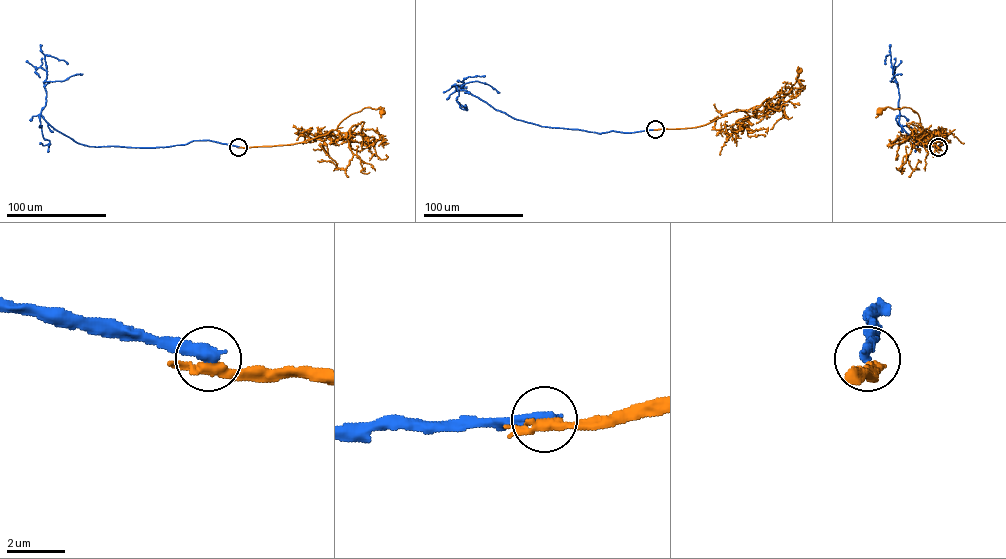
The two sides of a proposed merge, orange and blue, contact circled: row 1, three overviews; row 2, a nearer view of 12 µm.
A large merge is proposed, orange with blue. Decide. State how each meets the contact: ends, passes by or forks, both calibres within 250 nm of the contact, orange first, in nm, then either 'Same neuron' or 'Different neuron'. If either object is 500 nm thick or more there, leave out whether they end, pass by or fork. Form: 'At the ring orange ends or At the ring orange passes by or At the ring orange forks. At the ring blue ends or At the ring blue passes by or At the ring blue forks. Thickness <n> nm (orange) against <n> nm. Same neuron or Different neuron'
At the ring orange passes by. At the ring blue ends. Thickness 280 nm (orange) against 440 nm. Different neuron

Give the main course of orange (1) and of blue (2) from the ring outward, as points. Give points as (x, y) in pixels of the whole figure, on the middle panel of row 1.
1: (655, 129), (696, 127), (736, 109), (753, 116), (755, 111), (778, 104), (794, 84), (799, 70)
2: (655, 129), (597, 133), (514, 119), (467, 91), (458, 90), (463, 90), (465, 78), (484, 76)

